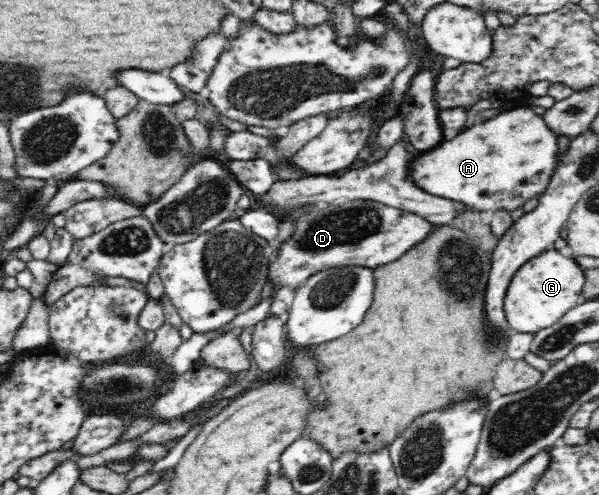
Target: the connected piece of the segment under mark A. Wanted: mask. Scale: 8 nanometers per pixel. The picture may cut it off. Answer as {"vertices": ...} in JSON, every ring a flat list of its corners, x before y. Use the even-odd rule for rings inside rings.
{"vertices":[[529,105,503,112,477,124,461,136,443,142,413,162,415,184,421,190,449,198,476,213,513,212,545,193,558,167,558,134]]}

